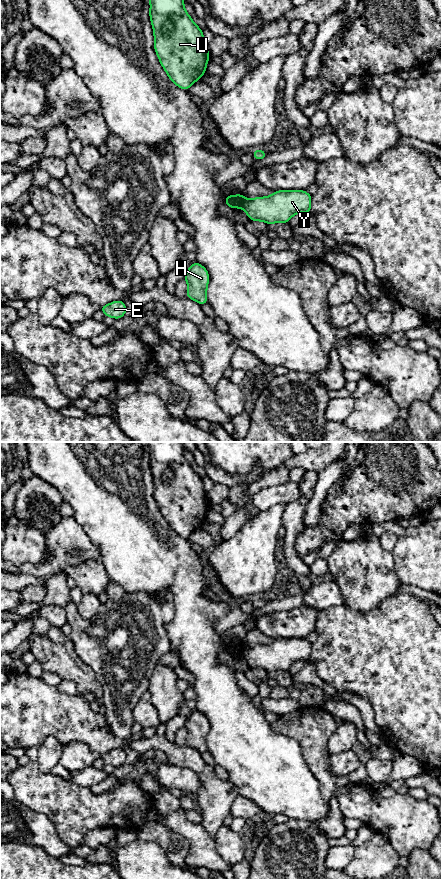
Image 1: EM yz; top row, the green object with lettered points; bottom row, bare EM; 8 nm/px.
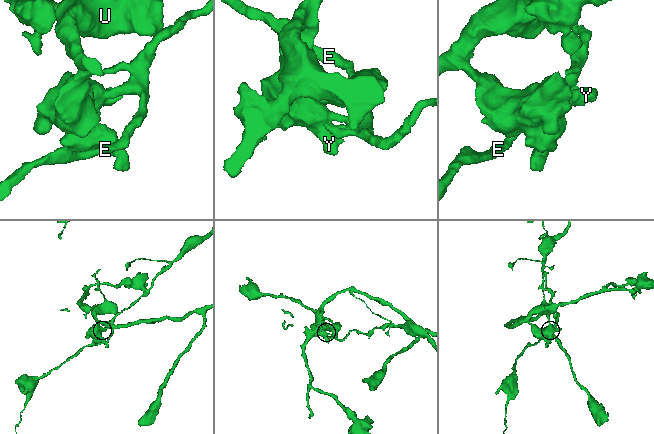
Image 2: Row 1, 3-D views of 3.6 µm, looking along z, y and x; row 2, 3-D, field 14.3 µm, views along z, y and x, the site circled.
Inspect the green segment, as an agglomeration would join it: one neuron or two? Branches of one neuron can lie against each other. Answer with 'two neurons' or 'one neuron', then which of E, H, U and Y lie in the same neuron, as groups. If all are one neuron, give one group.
two neurons; groups E / H U Y

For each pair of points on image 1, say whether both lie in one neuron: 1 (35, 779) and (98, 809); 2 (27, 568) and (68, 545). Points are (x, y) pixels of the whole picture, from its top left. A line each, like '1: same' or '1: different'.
1: same
2: same

